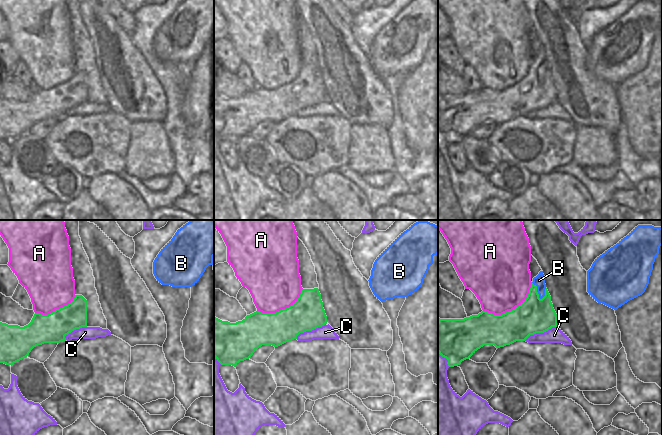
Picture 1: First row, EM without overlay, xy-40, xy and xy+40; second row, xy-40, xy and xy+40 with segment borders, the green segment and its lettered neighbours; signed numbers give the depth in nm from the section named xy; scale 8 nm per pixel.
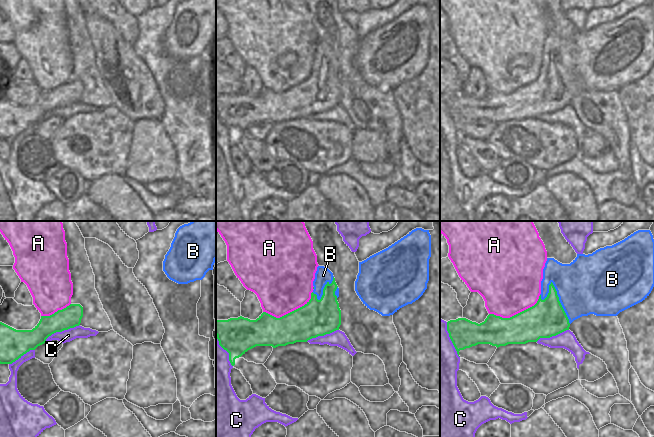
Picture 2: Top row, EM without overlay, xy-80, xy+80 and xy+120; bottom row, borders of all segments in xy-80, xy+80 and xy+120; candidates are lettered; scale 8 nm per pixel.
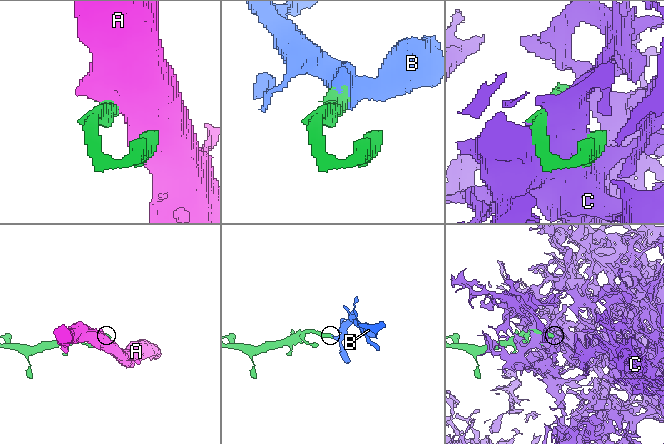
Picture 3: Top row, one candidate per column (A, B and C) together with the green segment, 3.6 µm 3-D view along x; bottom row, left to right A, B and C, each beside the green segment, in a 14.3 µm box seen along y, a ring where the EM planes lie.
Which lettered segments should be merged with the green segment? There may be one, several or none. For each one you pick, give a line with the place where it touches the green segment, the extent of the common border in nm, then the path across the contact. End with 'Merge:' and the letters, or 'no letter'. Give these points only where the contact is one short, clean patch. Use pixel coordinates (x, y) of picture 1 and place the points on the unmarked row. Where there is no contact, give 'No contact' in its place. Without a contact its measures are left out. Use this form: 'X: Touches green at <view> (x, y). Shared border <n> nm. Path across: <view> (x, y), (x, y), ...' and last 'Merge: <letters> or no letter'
B: Touches green at xy+40 (536, 67). Shared border 160 nm
Merge: B

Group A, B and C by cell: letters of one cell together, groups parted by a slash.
A / B / C

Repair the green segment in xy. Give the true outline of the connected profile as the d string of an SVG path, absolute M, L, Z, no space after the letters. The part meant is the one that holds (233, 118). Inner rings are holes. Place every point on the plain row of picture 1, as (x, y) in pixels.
M302 65L299 74L290 83L276 89L256 87L236 99L222 97L214 93L214 134L221 141L235 143L240 137L249 135L262 121L278 123L297 115L300 109L312 107L326 99L327 92L319 65Z

